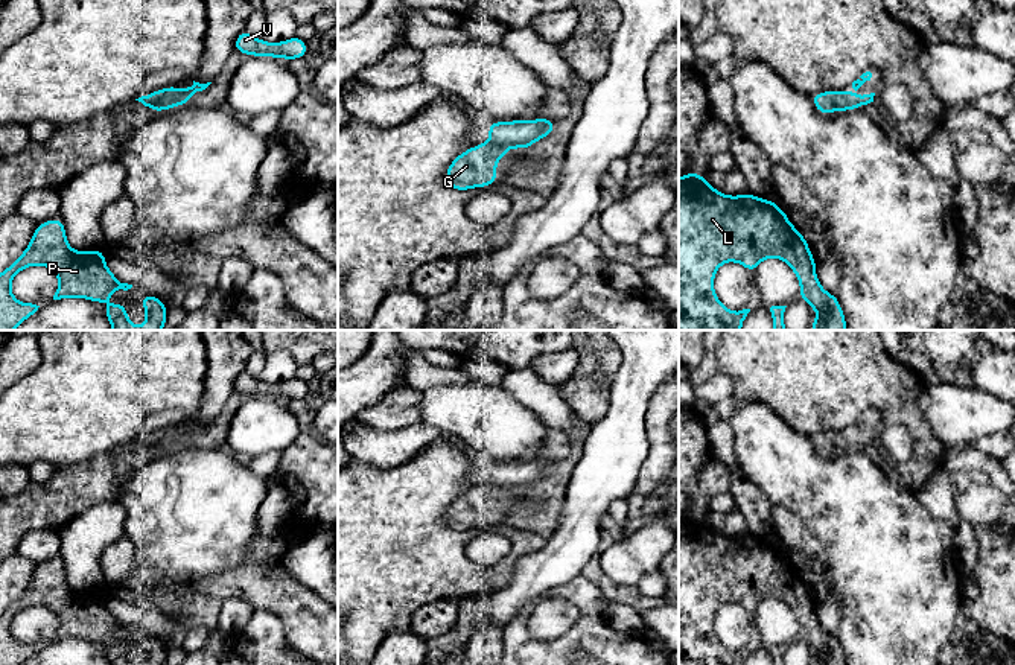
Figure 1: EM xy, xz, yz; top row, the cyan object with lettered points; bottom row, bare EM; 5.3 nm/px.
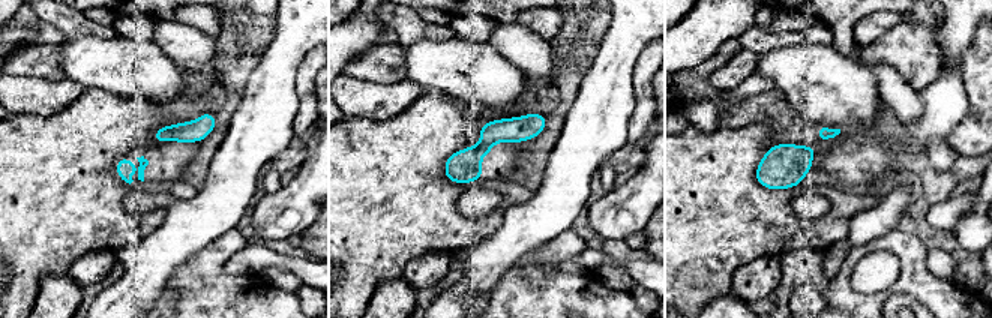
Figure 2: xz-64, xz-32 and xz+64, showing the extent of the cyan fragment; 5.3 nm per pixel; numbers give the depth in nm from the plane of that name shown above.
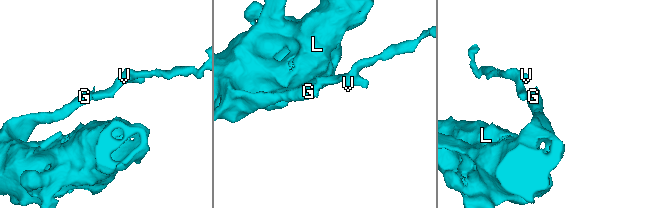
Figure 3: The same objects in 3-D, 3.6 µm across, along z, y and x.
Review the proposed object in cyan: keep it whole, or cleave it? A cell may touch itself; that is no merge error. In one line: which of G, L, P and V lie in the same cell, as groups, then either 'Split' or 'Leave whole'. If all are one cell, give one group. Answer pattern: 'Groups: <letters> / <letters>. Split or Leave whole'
Groups: G L P / V. Split

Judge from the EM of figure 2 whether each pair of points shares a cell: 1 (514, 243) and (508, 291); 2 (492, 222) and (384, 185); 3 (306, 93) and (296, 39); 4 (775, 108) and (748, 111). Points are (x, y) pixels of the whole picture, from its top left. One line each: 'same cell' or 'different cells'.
1: different cells
2: same cell
3: different cells
4: same cell

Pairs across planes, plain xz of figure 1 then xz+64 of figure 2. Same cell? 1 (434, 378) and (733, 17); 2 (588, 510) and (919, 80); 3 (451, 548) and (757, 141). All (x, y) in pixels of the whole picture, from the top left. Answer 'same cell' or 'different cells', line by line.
1: different cells
2: different cells
3: same cell

